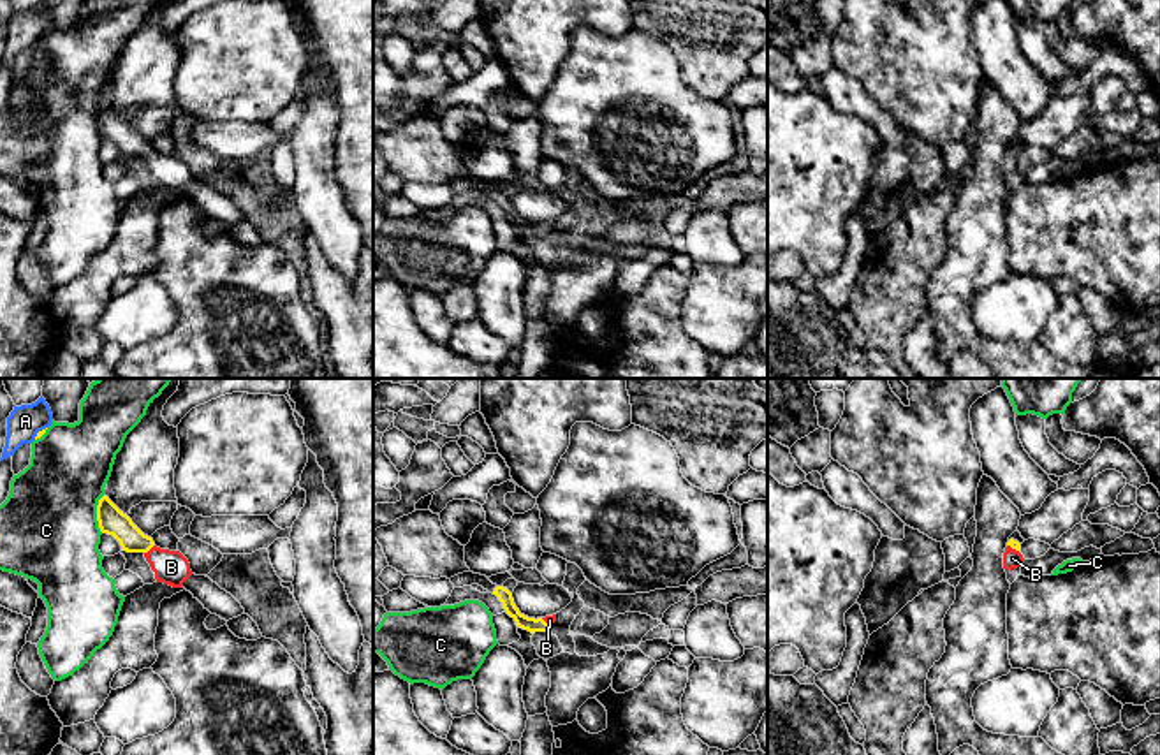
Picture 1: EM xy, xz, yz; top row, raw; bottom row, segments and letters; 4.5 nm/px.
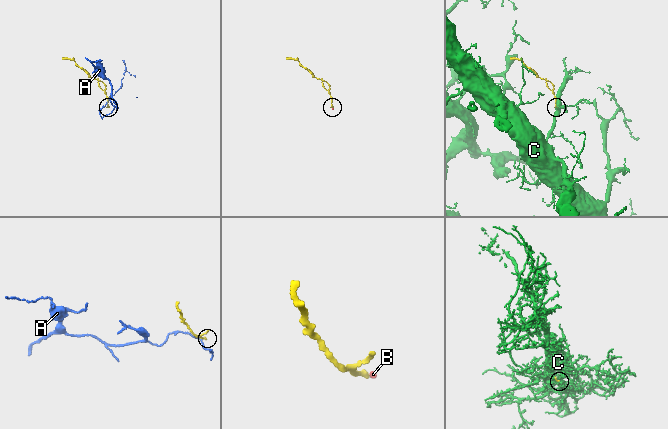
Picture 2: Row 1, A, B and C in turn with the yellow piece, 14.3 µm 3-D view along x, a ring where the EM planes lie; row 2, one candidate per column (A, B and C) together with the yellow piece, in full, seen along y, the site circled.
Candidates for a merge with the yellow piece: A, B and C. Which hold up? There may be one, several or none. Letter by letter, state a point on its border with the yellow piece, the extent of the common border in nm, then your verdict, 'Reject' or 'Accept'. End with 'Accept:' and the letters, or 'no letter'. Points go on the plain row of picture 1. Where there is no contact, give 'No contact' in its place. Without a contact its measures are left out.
A: Touches yellow at xy (39, 37). Shared border 90 nm. Reject
B: Touches yellow at xy (148, 155). Shared border 60 nm. Accept
C: Touches yellow at xy (97, 118). Shared border 180 nm. Reject
Accept: B

